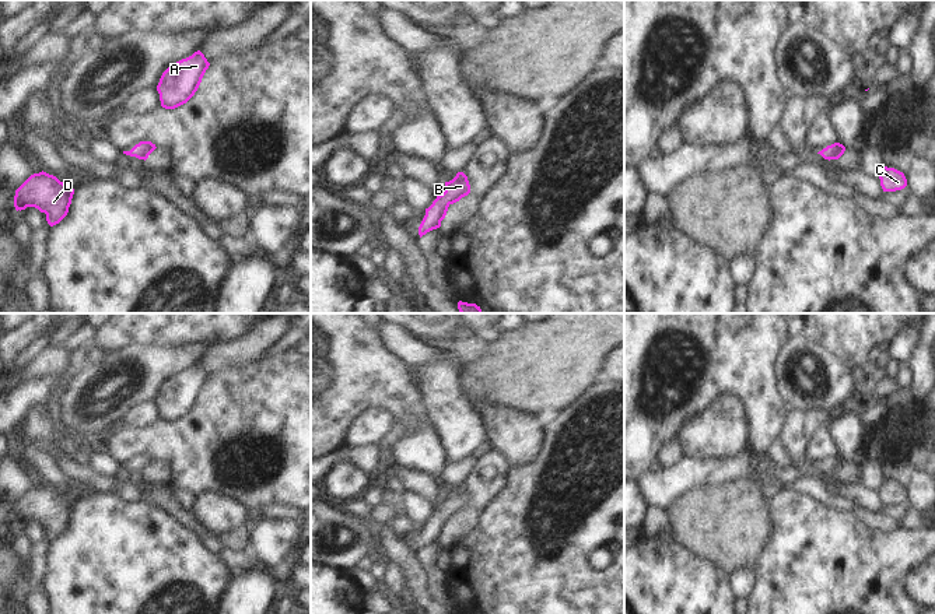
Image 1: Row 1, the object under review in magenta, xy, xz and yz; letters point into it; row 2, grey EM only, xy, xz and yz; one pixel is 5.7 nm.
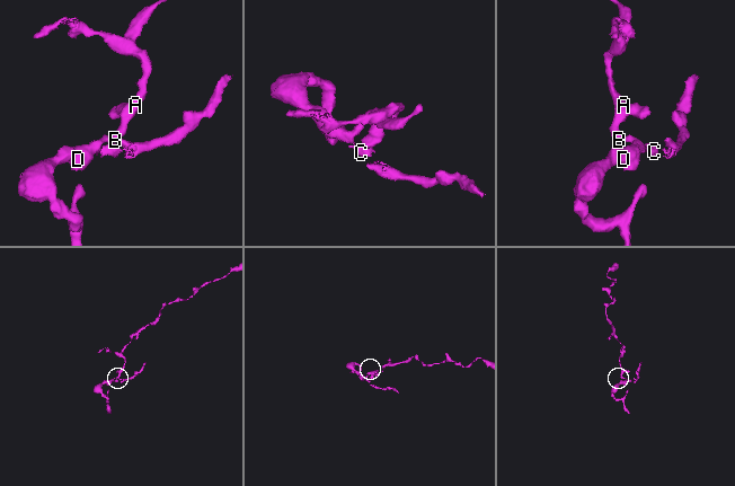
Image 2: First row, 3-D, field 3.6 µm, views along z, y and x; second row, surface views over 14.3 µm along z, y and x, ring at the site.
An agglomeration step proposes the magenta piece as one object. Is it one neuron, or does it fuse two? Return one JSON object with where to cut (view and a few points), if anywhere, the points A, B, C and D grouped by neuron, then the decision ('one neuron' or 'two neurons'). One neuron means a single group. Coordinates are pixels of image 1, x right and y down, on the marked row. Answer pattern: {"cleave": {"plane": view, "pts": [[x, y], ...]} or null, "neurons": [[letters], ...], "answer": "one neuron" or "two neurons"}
{"cleave": null, "neurons": [["A", "B", "C", "D"]], "answer": "one neuron"}

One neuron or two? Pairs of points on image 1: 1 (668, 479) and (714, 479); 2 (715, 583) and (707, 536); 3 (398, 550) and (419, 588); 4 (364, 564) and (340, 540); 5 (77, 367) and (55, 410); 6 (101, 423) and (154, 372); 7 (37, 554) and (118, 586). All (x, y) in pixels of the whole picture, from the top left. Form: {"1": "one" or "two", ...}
{"1": "one", "2": "two", "3": "one", "4": "two", "5": "one", "6": "one", "7": "two"}

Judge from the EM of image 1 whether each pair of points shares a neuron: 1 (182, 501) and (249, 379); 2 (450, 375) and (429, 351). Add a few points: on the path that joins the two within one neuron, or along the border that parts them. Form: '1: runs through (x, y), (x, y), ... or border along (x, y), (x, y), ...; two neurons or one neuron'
1: border along (171, 483), (185, 487), (196, 498); two neurons
2: border along (415, 367), (423, 362), (454, 361), (462, 374); two neurons

